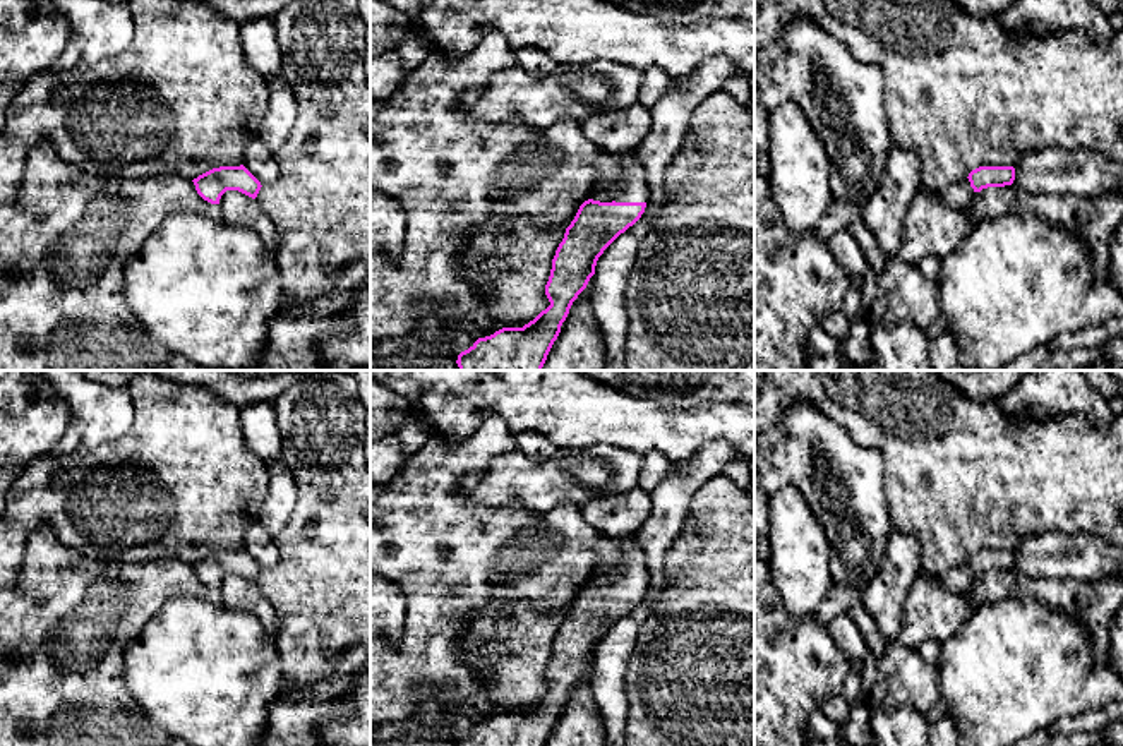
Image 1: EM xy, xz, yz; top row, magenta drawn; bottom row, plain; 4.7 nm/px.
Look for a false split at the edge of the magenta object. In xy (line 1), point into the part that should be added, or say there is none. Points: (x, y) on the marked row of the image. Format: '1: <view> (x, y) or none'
1: none

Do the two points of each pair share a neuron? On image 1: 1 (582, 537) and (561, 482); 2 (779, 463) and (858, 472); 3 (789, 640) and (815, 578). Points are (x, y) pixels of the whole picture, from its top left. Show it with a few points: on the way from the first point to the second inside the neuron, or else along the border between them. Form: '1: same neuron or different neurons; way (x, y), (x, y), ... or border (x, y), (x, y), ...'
1: different neurons; border (573, 505), (578, 506)
2: same neuron; way (798, 451), (811, 439), (839, 460)
3: different neurons; border (774, 585), (782, 606), (791, 614), (815, 616)

